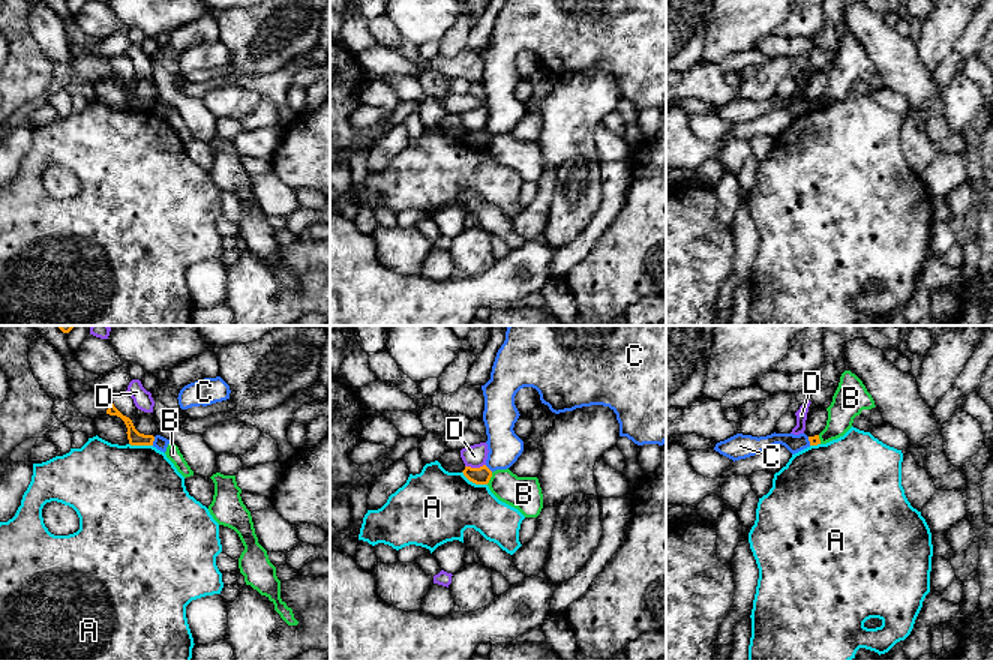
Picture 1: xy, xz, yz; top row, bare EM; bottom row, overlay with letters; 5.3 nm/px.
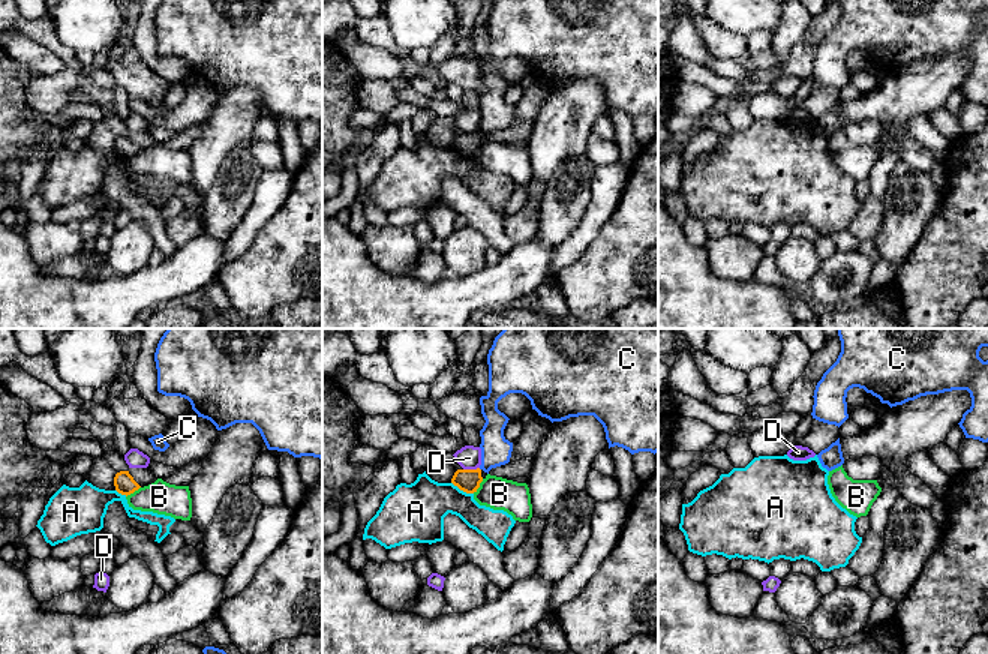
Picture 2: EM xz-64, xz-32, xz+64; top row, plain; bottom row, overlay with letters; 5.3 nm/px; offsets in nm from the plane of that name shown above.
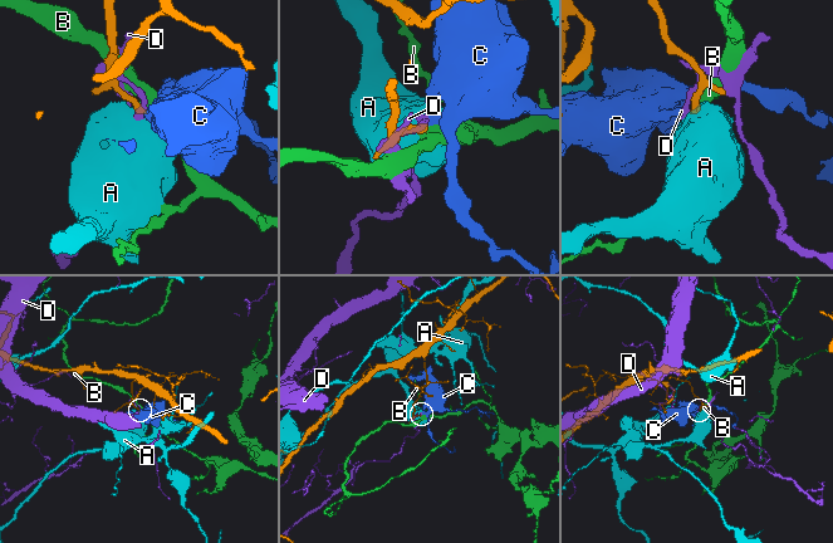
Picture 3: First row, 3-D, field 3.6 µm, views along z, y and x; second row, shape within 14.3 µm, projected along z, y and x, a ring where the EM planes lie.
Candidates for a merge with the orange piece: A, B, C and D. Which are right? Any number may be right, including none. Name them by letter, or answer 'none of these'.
none of these

